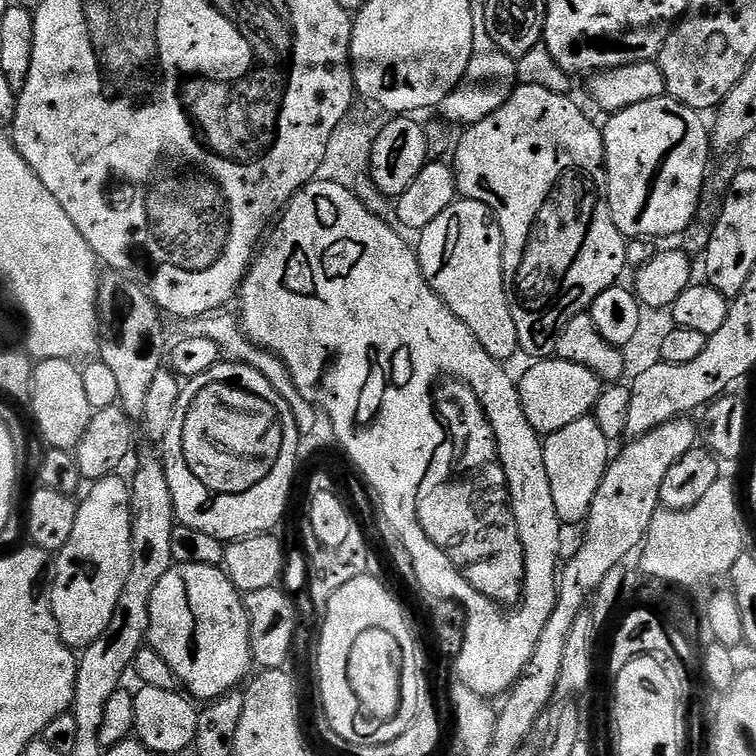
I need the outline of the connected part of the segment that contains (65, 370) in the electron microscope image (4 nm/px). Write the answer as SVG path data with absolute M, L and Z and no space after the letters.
M41 360L33 367L30 408L36 428L49 449L75 450L78 442L82 442L94 411L84 390L80 368L72 360Z

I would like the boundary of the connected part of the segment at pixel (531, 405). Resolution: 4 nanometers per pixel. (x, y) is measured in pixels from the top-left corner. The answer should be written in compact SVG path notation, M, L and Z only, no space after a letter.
M555 358L529 364L532 365L525 370L524 377L518 380L522 414L526 414L526 422L530 422L541 437L562 430L562 426L570 426L570 422L578 422L595 409L602 391L602 381L586 370L586 366Z

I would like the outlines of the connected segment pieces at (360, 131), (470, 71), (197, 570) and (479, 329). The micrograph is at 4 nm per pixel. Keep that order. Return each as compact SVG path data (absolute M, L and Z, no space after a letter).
M349 119L347 122L338 126L330 134L330 143L326 146L326 158L322 158L320 176L331 178L338 186L346 186L382 222L396 226L400 219L396 213L396 200L387 196L378 186L372 177L372 151L376 141L377 125L372 125L368 120Z
M473 7L474 14L474 46L472 47L472 57L470 66L466 66L466 74L460 79L458 87L440 103L438 112L449 125L471 126L482 122L498 106L502 106L510 98L512 89L517 87L516 64L517 61L511 56L507 56L486 34L486 14L483 7Z
M173 563L172 568L162 574L162 582L158 582L158 586L154 586L154 594L150 594L147 643L155 652L162 654L162 658L166 658L166 666L174 670L183 691L197 701L202 700L200 702L211 702L239 689L249 679L253 671L251 668L254 668L250 622L244 609L244 596L220 566Z
M457 198L430 226L426 226L418 234L420 244L415 245L416 257L420 260L420 269L426 282L446 302L446 306L456 318L482 342L482 350L490 354L490 358L508 362L512 355L520 352L518 342L518 326L514 326L514 314L510 314L508 292L504 288L504 239L492 211L482 202Z

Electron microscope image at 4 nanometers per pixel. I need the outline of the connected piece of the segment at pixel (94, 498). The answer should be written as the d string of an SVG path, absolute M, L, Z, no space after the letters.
M113 474L95 481L88 493L83 493L84 501L81 499L76 505L76 517L74 518L74 531L70 538L66 538L66 546L62 546L60 551L54 556L54 571L50 576L50 599L52 602L52 613L58 622L58 630L62 634L62 642L66 642L73 650L83 650L92 644L110 626L110 618L114 618L114 606L118 606L118 598L122 594L122 586L126 586L126 578L130 578L130 558L132 557L132 493L129 485L119 480L119 475Z

